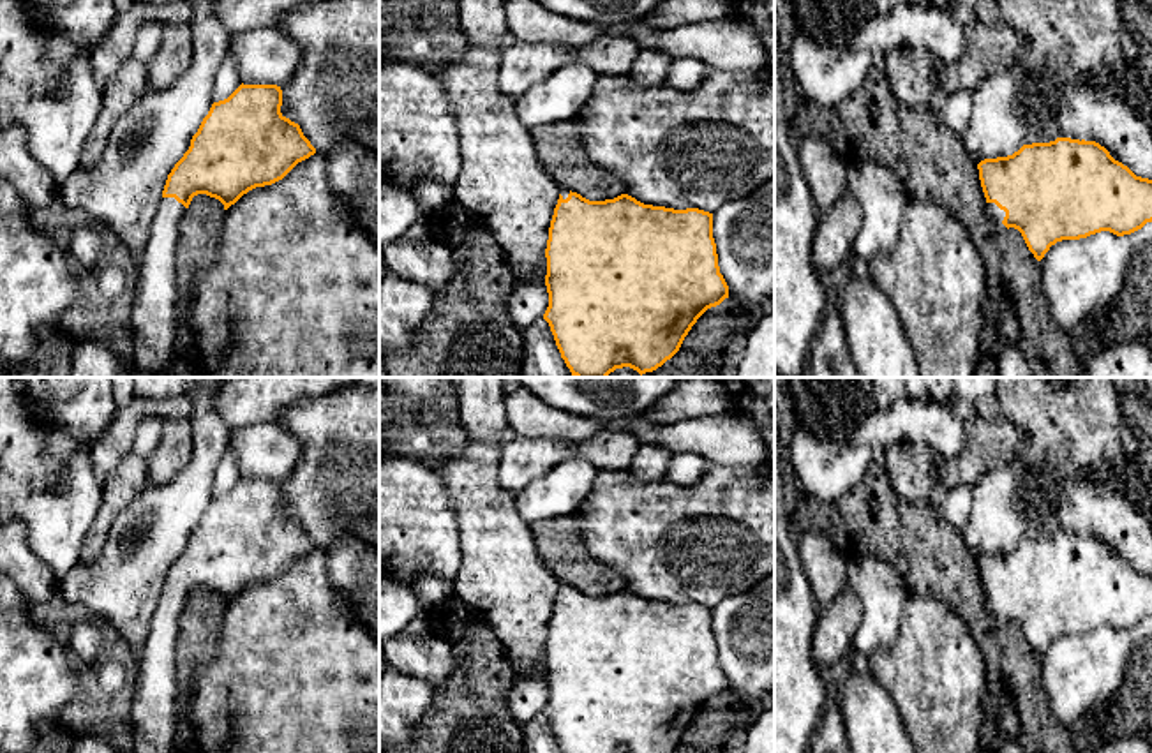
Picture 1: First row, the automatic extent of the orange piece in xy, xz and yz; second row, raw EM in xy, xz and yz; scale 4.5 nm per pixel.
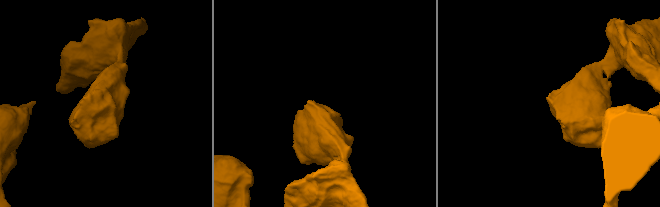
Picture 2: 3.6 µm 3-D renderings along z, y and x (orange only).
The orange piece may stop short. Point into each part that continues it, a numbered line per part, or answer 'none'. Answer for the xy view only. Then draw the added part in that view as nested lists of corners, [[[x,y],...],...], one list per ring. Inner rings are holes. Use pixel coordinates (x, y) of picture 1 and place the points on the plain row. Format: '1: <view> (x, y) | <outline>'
1: xy (156, 708) | [[[162,593],[141,665],[131,679],[134,684],[131,702],[134,753],[175,753],[176,749],[176,727],[183,718],[180,716],[182,690],[175,647],[183,608],[182,598],[175,593]]]

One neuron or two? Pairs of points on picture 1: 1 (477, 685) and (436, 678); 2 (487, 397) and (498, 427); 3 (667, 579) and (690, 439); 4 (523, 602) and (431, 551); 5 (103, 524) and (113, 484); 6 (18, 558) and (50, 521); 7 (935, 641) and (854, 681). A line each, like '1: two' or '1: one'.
1: two
2: one
3: two
4: two
5: one
6: two
7: two

